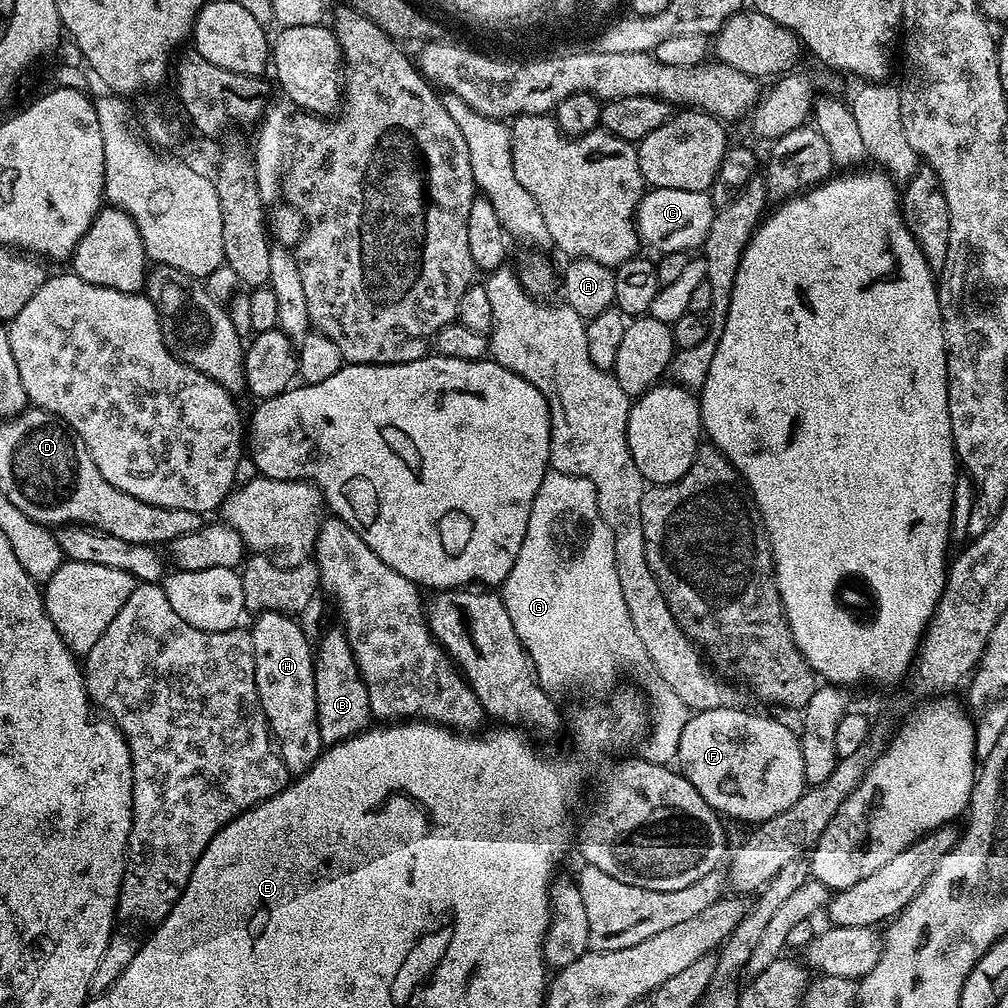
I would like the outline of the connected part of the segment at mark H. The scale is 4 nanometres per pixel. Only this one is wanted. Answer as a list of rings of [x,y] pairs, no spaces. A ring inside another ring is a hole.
[[[261,612],[250,627],[254,650],[254,682],[266,714],[276,751],[293,777],[308,772],[320,756],[316,699],[314,698],[314,644],[308,641],[299,619],[287,612]]]

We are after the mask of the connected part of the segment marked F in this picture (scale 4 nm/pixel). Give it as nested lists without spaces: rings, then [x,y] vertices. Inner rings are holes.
[[[719,708],[718,710],[692,712],[686,726],[682,726],[682,738],[678,738],[679,771],[692,783],[694,790],[702,794],[702,798],[720,813],[721,817],[732,820],[745,820],[748,826],[755,826],[764,820],[774,818],[774,814],[782,814],[782,810],[790,810],[794,802],[804,791],[804,771],[802,770],[802,750],[800,738],[780,720],[772,716],[758,716],[750,712],[742,712],[740,708]]]

